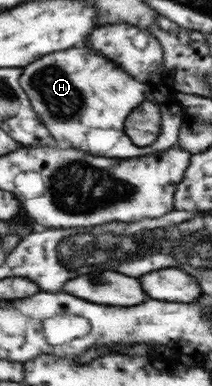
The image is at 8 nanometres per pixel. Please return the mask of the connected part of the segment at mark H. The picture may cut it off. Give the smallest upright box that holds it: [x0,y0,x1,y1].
[20,50,188,159]

